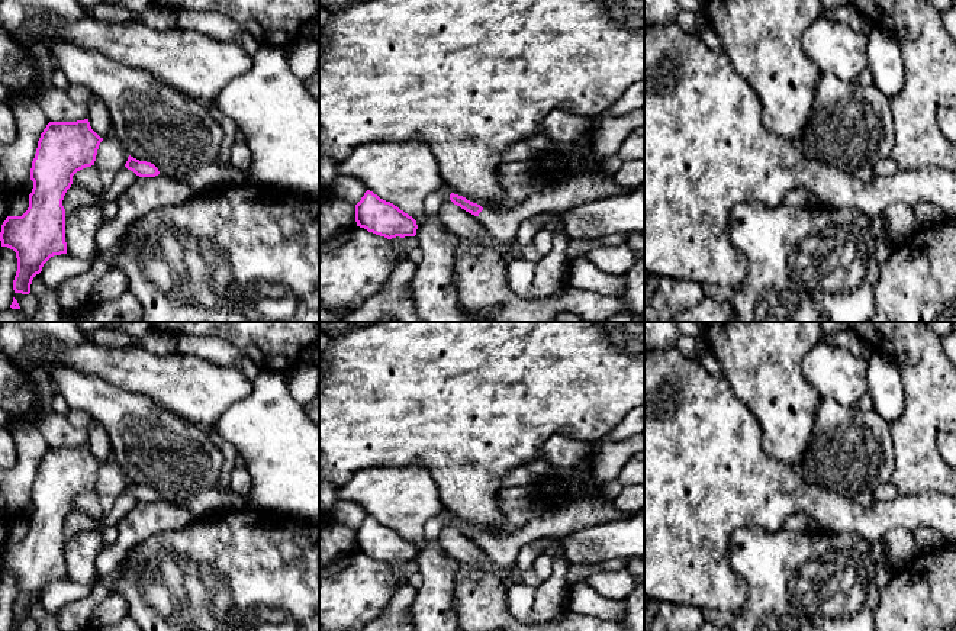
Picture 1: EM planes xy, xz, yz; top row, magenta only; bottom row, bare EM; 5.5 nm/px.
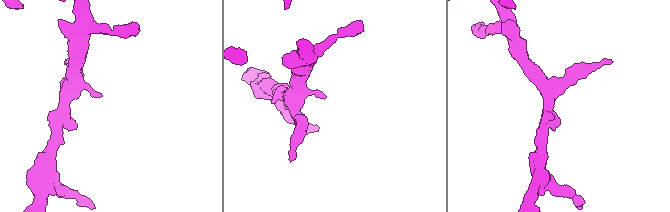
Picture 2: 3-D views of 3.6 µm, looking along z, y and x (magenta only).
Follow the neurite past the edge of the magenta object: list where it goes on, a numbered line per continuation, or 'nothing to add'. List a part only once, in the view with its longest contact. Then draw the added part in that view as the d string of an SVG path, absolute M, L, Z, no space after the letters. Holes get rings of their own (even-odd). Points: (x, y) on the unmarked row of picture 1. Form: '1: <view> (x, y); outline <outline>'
1: xz (556, 524); outline M596 495L576 503L564 503L534 518L521 529L508 535L483 534L479 547L500 566L512 566L519 550L535 540L564 540L570 534L605 522L631 516L617 509L612 502L602 500Z

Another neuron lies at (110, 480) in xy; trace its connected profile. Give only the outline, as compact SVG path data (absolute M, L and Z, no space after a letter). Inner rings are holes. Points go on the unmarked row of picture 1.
M110 461L100 467L94 490L99 496L109 495L116 498L125 492L128 482L129 479L123 470Z

